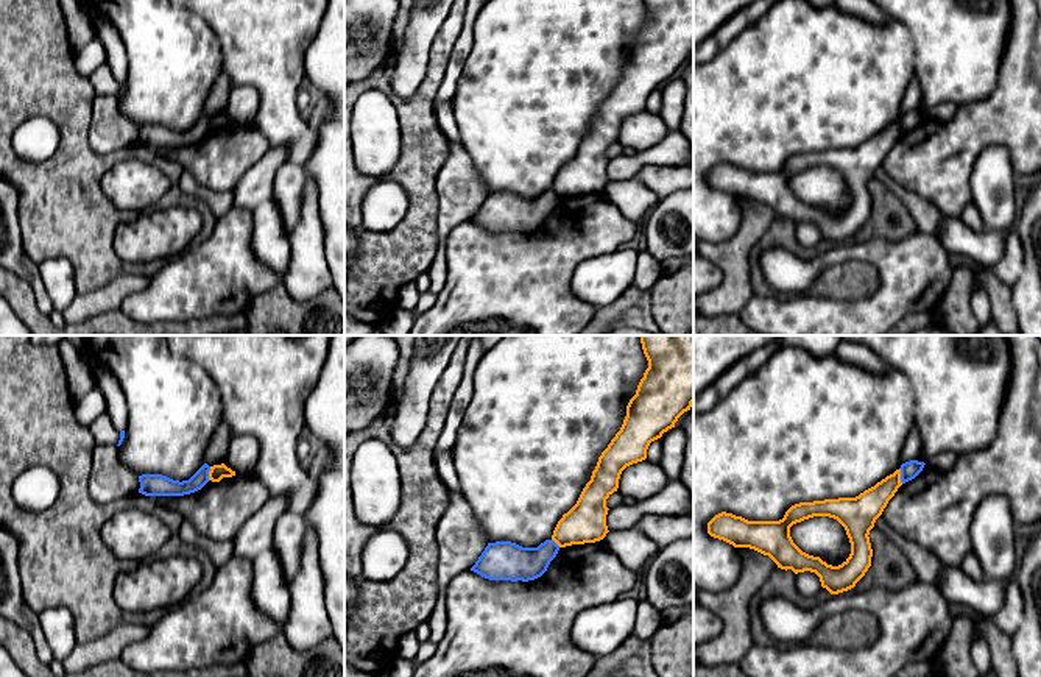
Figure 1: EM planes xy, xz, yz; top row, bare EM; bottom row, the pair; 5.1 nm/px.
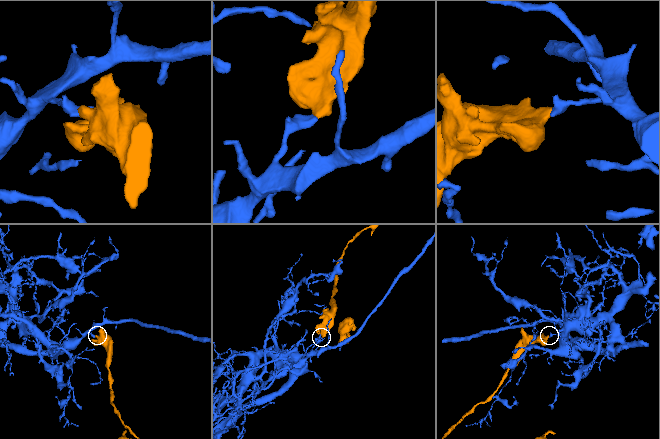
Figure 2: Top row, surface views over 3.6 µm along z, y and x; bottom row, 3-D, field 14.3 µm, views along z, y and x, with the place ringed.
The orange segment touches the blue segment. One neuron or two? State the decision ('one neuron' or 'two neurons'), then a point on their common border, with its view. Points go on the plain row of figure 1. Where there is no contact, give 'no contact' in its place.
two neurons; meets orange in yz at (899, 127)

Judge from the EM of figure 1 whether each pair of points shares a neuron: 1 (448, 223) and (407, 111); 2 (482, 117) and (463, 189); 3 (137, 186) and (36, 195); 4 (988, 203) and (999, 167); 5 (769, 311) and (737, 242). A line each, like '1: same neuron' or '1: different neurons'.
1: different neurons
2: different neurons
3: different neurons
4: same neuron
5: different neurons

